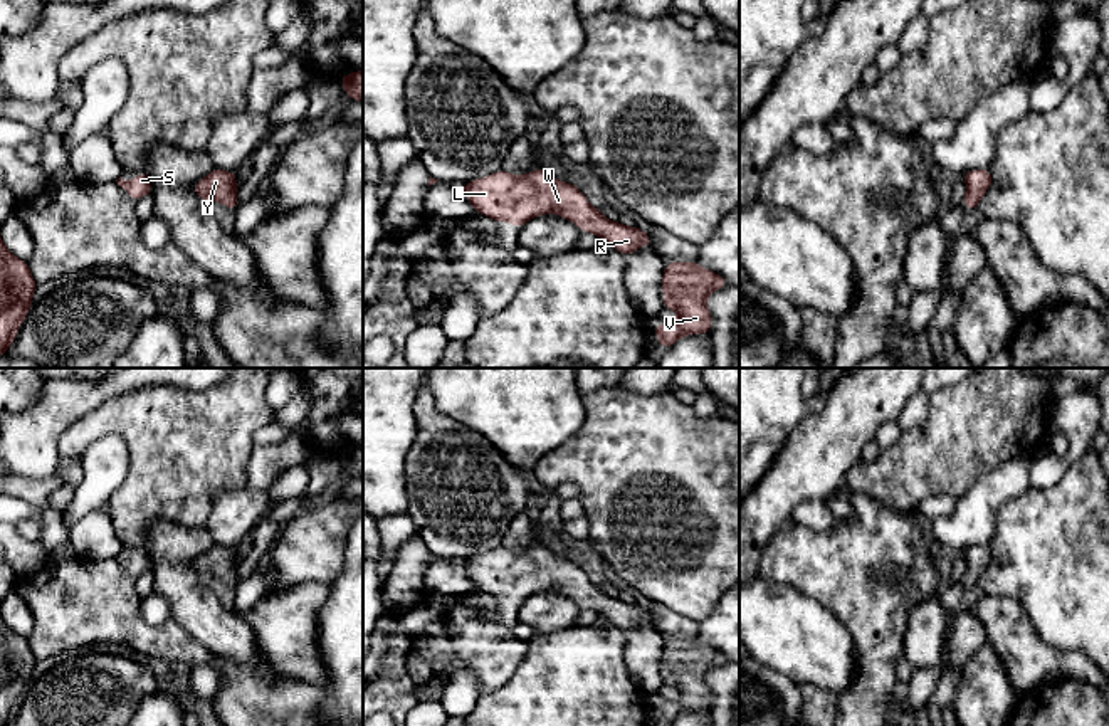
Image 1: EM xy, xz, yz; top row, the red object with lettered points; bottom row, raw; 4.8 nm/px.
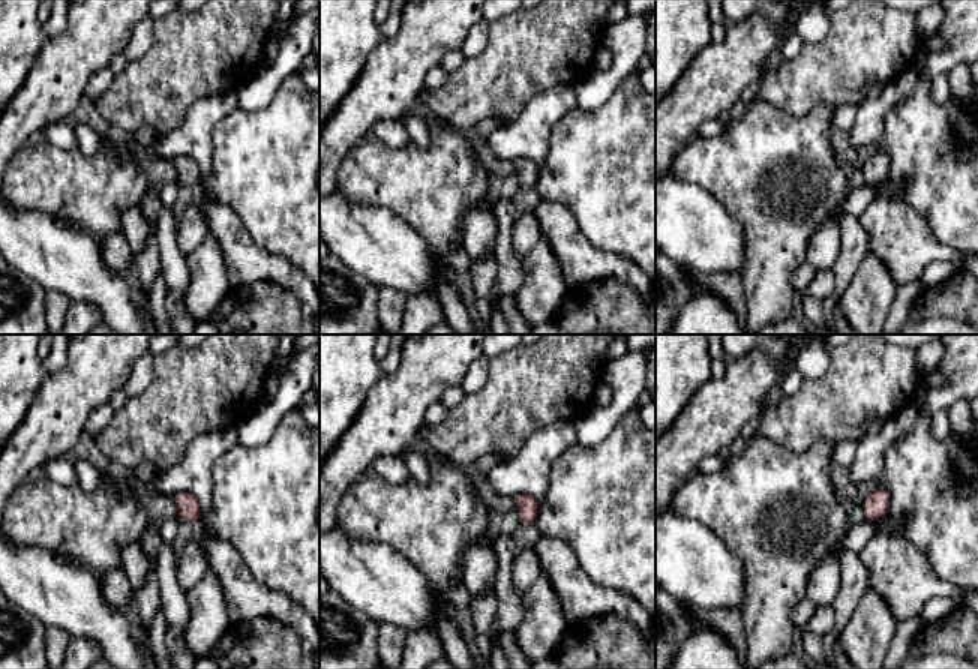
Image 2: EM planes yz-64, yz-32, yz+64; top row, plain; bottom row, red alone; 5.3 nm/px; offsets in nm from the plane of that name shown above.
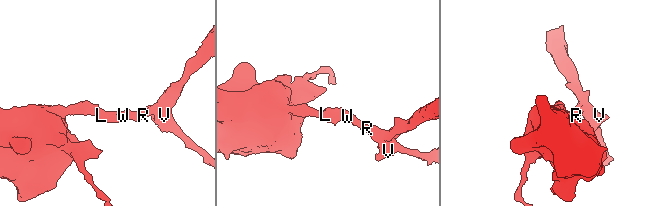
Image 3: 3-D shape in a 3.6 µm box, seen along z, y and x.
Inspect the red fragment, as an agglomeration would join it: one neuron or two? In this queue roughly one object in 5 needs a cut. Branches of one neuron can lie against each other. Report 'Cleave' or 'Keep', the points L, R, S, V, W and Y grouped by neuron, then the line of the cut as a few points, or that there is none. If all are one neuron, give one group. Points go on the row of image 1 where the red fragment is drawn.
Keep. Groups: L R S V W Y. No split

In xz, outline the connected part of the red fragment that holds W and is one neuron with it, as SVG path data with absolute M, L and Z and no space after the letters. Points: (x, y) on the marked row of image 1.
M536 168L528 175L511 175L504 170L462 185L462 192L479 212L496 222L511 222L516 227L543 213L556 213L576 224L581 232L591 232L623 255L633 254L652 240L637 227L612 222L595 208L573 183L551 176Z

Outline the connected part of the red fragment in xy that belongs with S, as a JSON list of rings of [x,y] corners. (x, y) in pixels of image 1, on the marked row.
[[[138,171],[136,178],[124,182],[121,176],[116,182],[136,202],[145,195],[151,195],[151,182],[145,171]]]

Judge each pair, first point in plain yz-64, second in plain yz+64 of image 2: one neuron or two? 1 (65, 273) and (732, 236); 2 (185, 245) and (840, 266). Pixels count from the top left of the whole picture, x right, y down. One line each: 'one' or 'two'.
1: one
2: one

